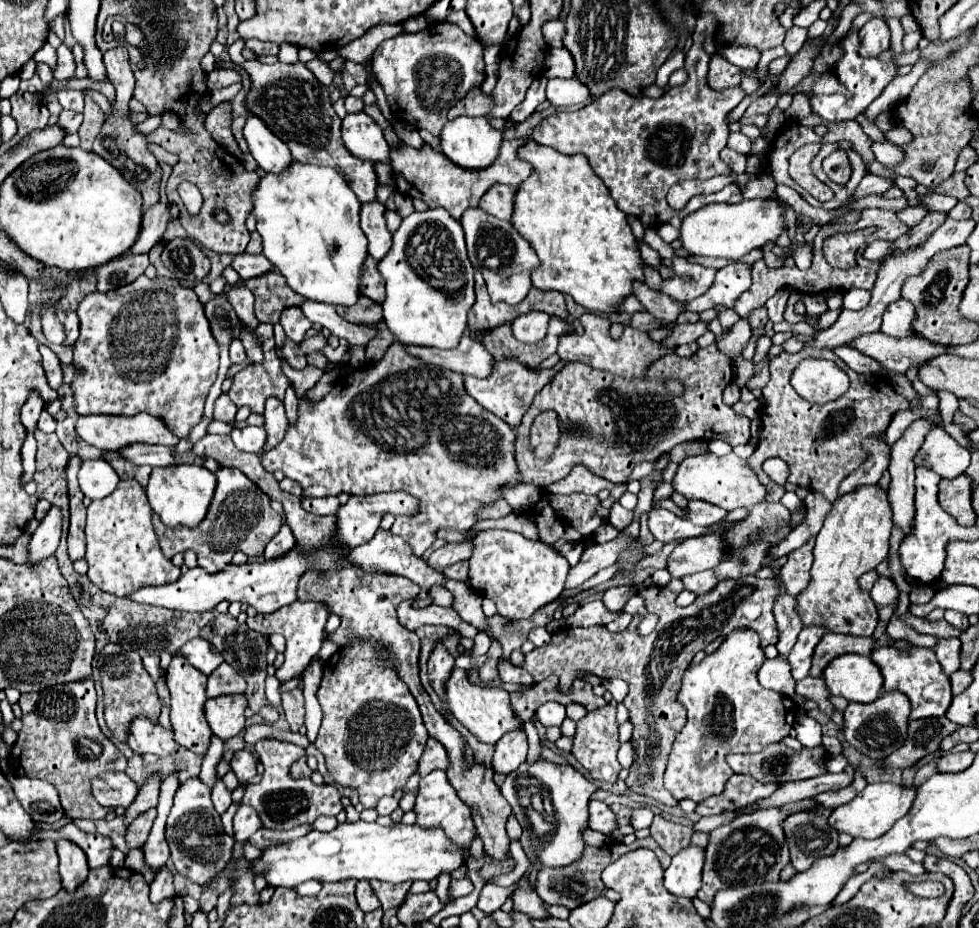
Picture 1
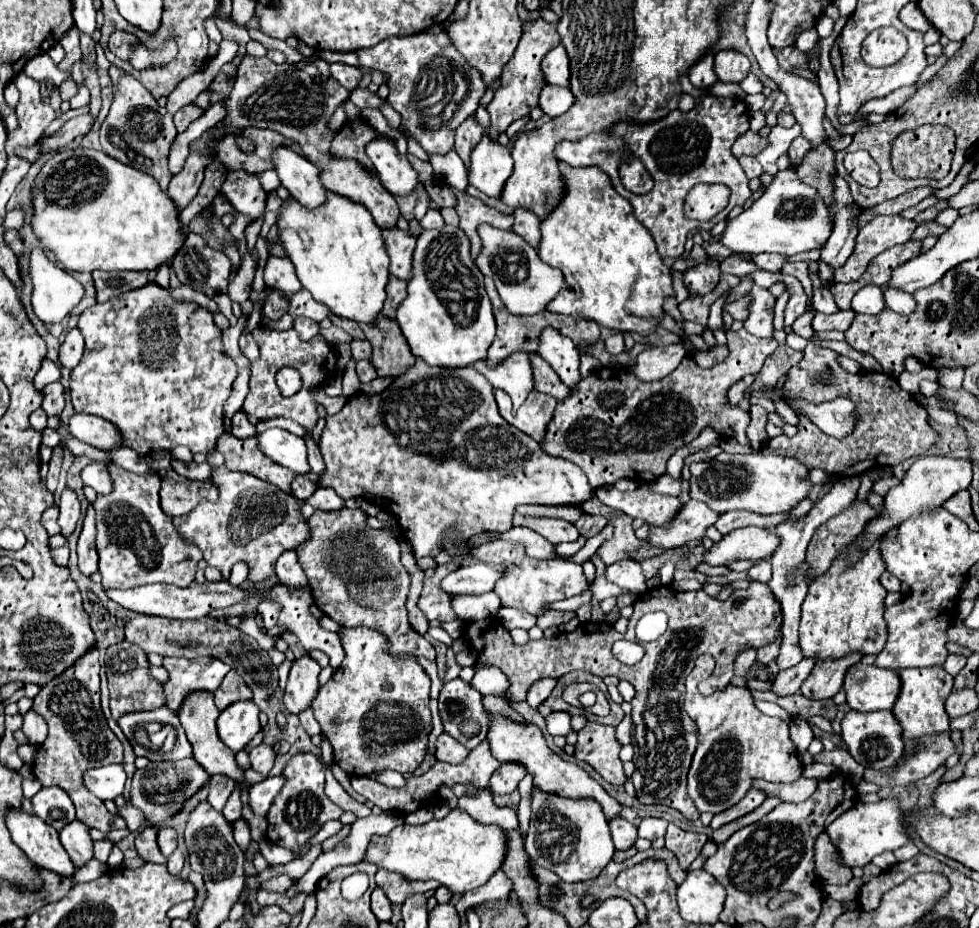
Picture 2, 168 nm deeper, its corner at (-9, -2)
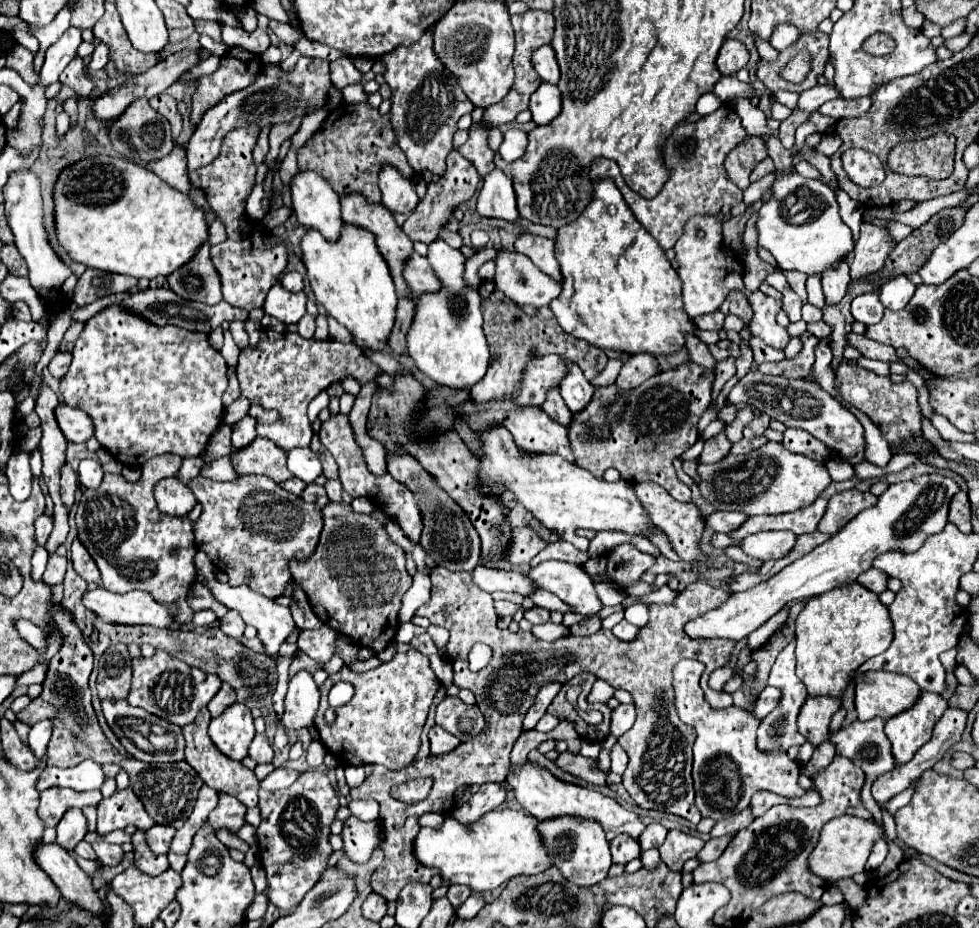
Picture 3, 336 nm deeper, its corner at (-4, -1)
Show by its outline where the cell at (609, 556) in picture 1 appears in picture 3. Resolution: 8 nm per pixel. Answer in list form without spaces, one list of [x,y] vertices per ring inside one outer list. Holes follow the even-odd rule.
[[[712,512],[704,516],[704,526],[712,528],[716,532],[732,532],[746,520],[746,514],[742,512]]]

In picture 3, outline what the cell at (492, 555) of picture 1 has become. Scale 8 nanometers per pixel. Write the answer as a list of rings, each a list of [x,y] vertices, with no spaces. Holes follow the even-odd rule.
[[[548,560],[530,568],[528,578],[534,588],[544,588],[554,592],[560,600],[574,606],[576,612],[584,616],[594,616],[600,610],[600,600],[594,592],[594,582],[576,564],[562,560]]]

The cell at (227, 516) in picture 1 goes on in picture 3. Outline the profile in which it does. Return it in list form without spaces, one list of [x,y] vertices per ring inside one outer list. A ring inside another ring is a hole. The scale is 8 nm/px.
[[[244,474],[234,478],[234,482],[214,482],[202,476],[190,480],[190,490],[202,504],[202,514],[194,522],[194,536],[198,550],[206,552],[210,562],[228,574],[232,586],[240,586],[248,572],[254,574],[250,582],[250,590],[260,592],[266,598],[278,598],[284,592],[284,586],[292,580],[288,572],[290,558],[308,558],[318,544],[320,530],[322,530],[322,514],[316,504],[304,502],[300,496],[286,492],[274,480],[256,474]]]

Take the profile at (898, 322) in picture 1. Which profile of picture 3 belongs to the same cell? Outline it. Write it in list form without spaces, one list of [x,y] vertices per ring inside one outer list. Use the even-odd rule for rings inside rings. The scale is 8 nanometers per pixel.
[[[896,276],[880,288],[880,302],[888,310],[902,310],[910,302],[914,290],[916,286],[906,276]]]

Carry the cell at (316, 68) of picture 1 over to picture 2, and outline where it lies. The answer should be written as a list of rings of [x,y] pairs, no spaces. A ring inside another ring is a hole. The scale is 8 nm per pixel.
[[[331,63],[331,75],[347,89],[353,91],[359,81],[361,81],[361,71],[357,67],[351,65],[343,65],[343,63]]]

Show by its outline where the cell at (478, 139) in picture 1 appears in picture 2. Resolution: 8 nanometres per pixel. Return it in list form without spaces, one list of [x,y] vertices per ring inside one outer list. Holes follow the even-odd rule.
[[[487,135],[471,151],[469,183],[487,197],[501,199],[501,191],[513,173],[513,159],[507,147],[491,141]]]

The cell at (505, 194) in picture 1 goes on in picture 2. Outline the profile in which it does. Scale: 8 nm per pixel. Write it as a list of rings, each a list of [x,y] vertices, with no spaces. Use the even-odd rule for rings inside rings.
[[[515,209],[513,215],[515,223],[513,223],[513,231],[517,235],[521,235],[523,239],[527,239],[527,243],[533,249],[539,249],[541,243],[541,229],[539,229],[539,219],[535,215],[531,215],[531,211],[523,211],[523,209]]]

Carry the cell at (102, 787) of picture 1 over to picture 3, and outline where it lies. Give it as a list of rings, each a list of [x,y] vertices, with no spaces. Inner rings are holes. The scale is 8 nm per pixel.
[[[86,760],[86,762],[80,762],[78,766],[72,766],[66,770],[46,768],[40,774],[38,790],[46,790],[50,786],[68,786],[68,788],[74,788],[78,792],[98,790],[98,788],[102,788],[104,778],[106,778],[106,774],[104,774],[102,766],[92,762],[92,760]]]

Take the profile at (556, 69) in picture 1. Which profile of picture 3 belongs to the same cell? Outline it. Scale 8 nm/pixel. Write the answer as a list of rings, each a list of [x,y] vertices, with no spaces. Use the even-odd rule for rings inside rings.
[[[542,46],[538,48],[534,54],[532,54],[532,64],[534,64],[534,70],[538,72],[538,76],[548,82],[548,84],[556,84],[558,78],[560,78],[560,68],[558,68],[558,62],[556,62],[556,56],[554,56],[554,50],[552,46]]]

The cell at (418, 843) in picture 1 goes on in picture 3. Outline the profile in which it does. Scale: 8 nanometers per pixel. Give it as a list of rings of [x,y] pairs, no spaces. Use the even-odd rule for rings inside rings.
[[[506,808],[484,814],[482,822],[474,822],[474,826],[466,830],[454,818],[454,812],[448,812],[440,828],[420,828],[412,854],[422,866],[436,868],[444,882],[468,886],[472,892],[494,890],[512,876],[538,874],[552,866],[546,850],[542,850],[536,822],[534,816]]]

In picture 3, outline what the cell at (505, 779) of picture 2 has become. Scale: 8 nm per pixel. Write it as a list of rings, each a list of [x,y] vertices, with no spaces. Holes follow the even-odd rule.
[[[486,782],[486,786],[480,786],[480,790],[466,802],[456,806],[454,814],[462,824],[476,822],[482,814],[496,810],[500,804],[504,804],[508,794],[506,782]]]

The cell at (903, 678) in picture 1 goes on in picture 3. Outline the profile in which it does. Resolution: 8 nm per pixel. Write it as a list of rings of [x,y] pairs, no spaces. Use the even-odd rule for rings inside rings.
[[[922,690],[918,702],[914,702],[910,710],[886,720],[886,736],[892,742],[896,764],[906,764],[912,760],[916,750],[930,740],[932,728],[946,706],[948,702],[940,694]]]

